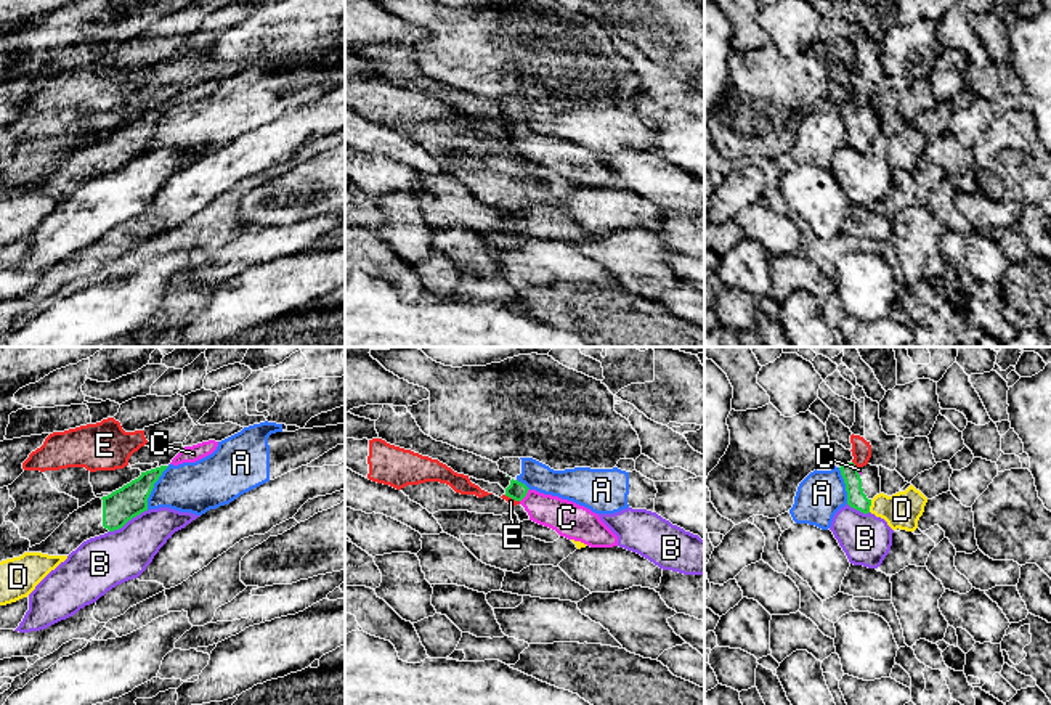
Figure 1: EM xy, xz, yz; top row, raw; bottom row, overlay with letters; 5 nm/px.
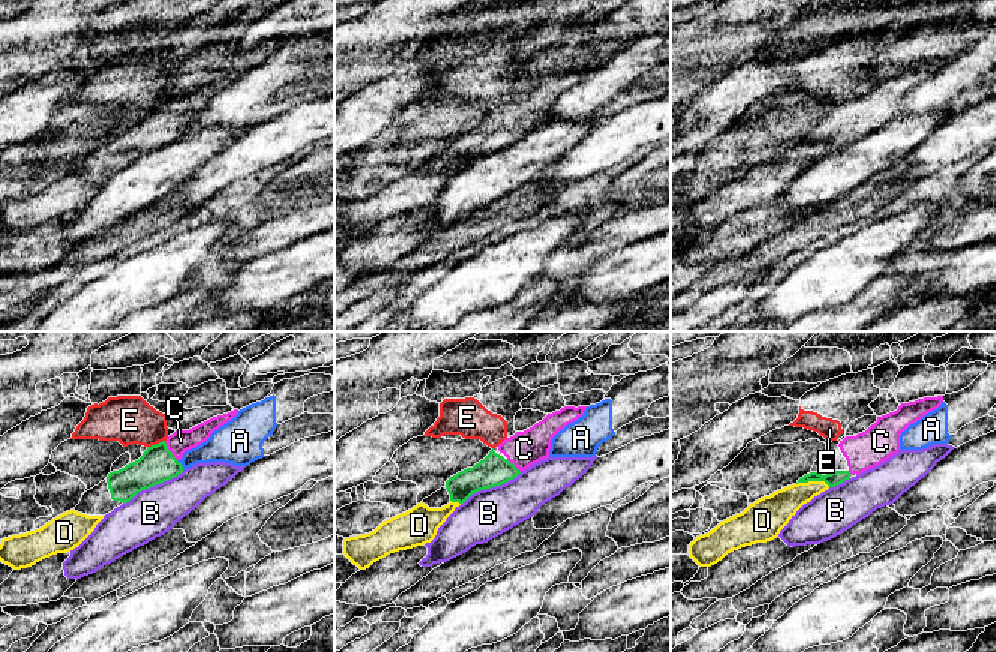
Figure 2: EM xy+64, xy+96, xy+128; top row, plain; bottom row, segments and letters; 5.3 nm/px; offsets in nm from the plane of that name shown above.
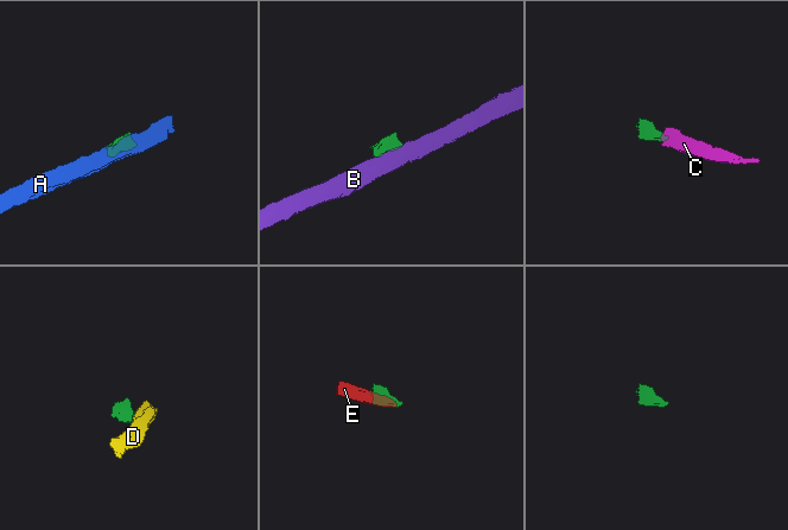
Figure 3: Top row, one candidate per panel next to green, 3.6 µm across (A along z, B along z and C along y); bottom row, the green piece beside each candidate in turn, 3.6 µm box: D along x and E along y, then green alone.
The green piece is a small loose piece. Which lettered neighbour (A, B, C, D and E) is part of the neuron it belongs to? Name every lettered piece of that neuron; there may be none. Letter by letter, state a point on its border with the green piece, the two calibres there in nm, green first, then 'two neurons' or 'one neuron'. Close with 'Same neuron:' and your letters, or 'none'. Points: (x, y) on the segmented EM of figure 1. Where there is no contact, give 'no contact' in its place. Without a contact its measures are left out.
A: meets green in xy at (153, 487); 160 nm thick on the green side, 260 nm on the other; two neurons
B: meets green in xy at (127, 521); 160 nm thick on the green side, 260 nm on the other; two neurons
C: meets green in xz at (525, 495); 90 nm thick on the green side, 180 nm on the other; one neuron
D: meets green in yz at (870, 505); 100 nm thick on the green side, 180 nm on the other; two neurons
E: meets green in yz at (854, 464); 100 nm thick on the green side, 100 nm on the other; two neurons
Same neuron: C

